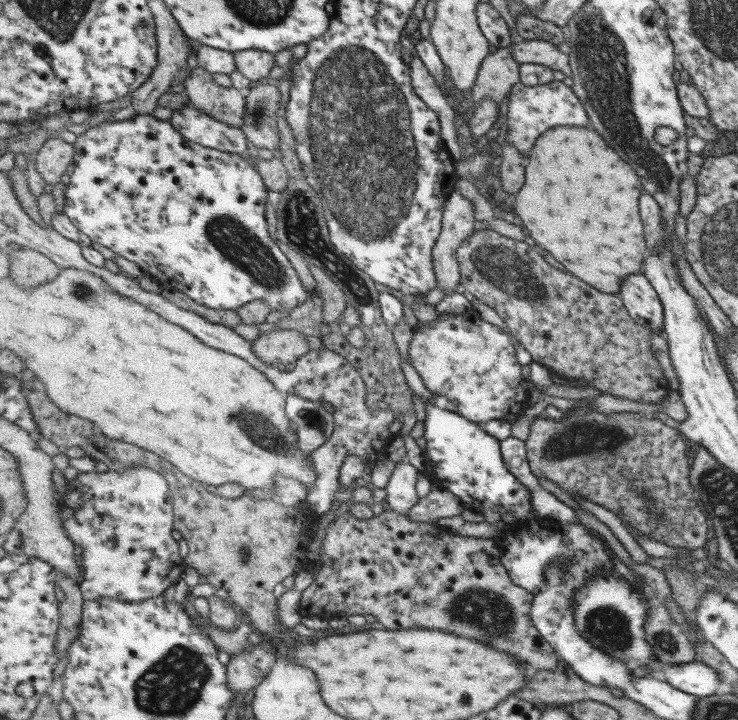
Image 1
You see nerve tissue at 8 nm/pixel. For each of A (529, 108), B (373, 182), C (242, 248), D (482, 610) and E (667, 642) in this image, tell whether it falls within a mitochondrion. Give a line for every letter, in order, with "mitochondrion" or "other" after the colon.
A: other
B: mitochondrion
C: mitochondrion
D: mitochondrion
E: mitochondrion

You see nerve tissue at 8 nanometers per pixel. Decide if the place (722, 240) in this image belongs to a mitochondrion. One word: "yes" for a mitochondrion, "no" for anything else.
yes

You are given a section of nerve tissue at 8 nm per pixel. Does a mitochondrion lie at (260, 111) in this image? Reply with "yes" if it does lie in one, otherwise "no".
yes

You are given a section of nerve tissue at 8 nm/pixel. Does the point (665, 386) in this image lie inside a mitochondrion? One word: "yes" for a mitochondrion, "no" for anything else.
no

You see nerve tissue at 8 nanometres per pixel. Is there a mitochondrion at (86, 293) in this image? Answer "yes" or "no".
yes

